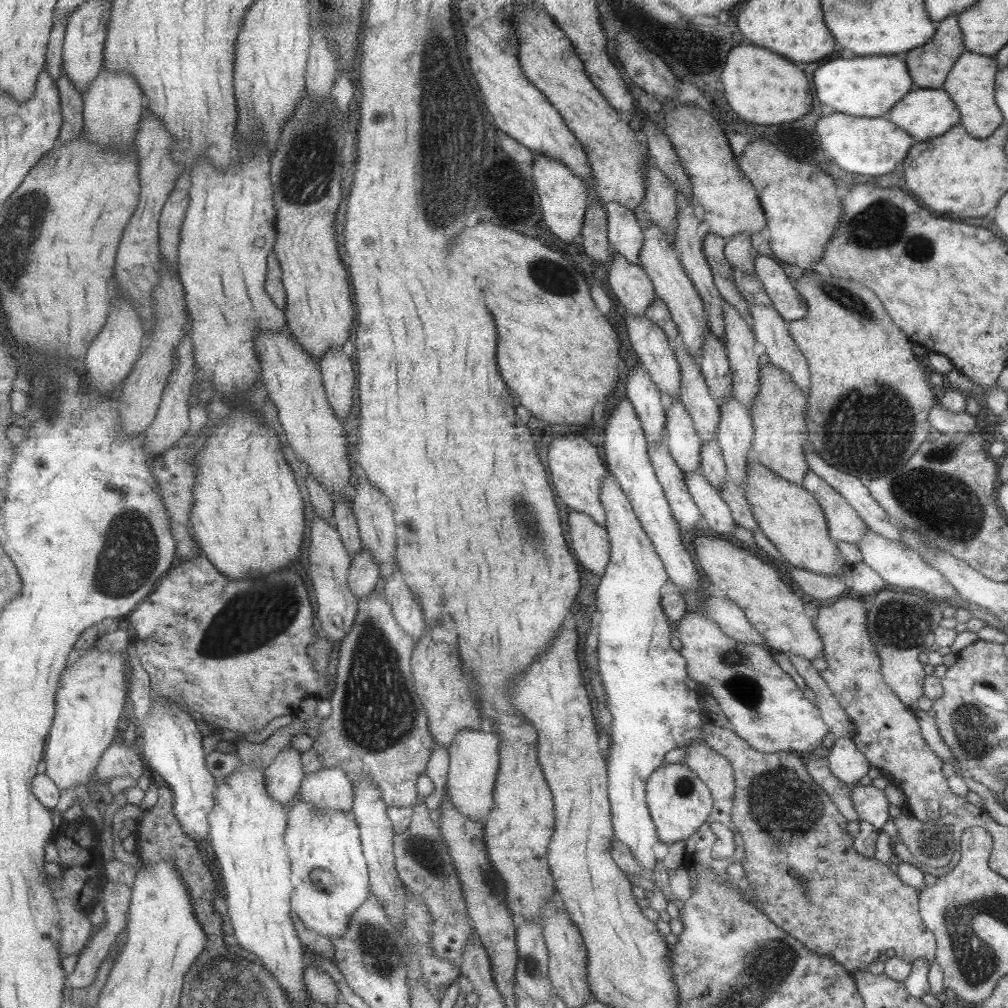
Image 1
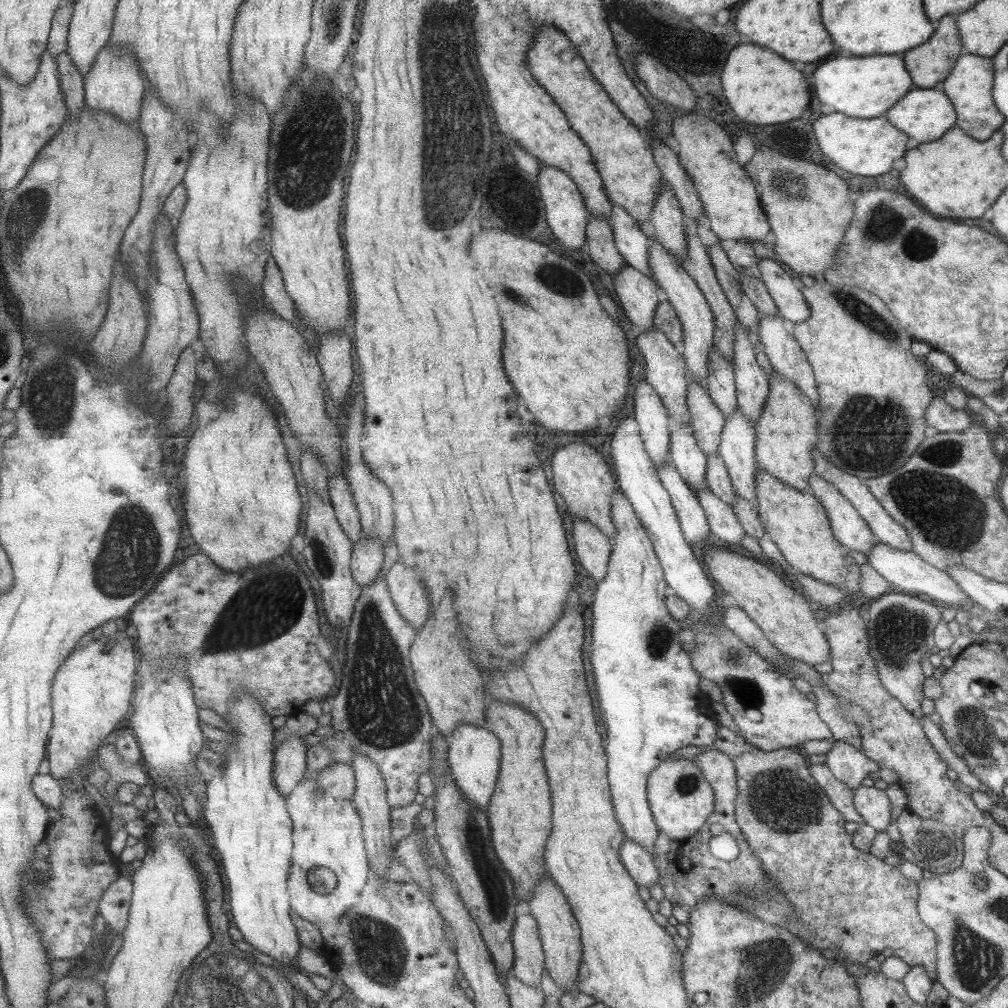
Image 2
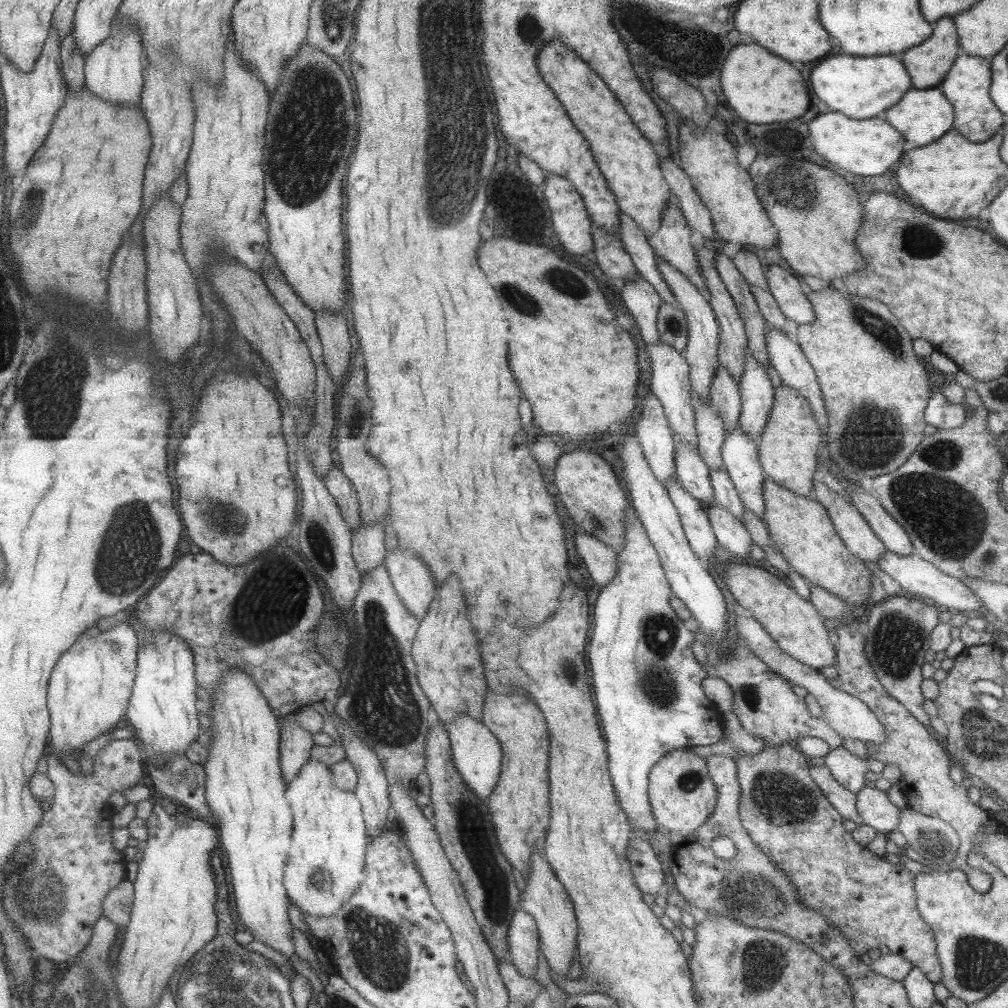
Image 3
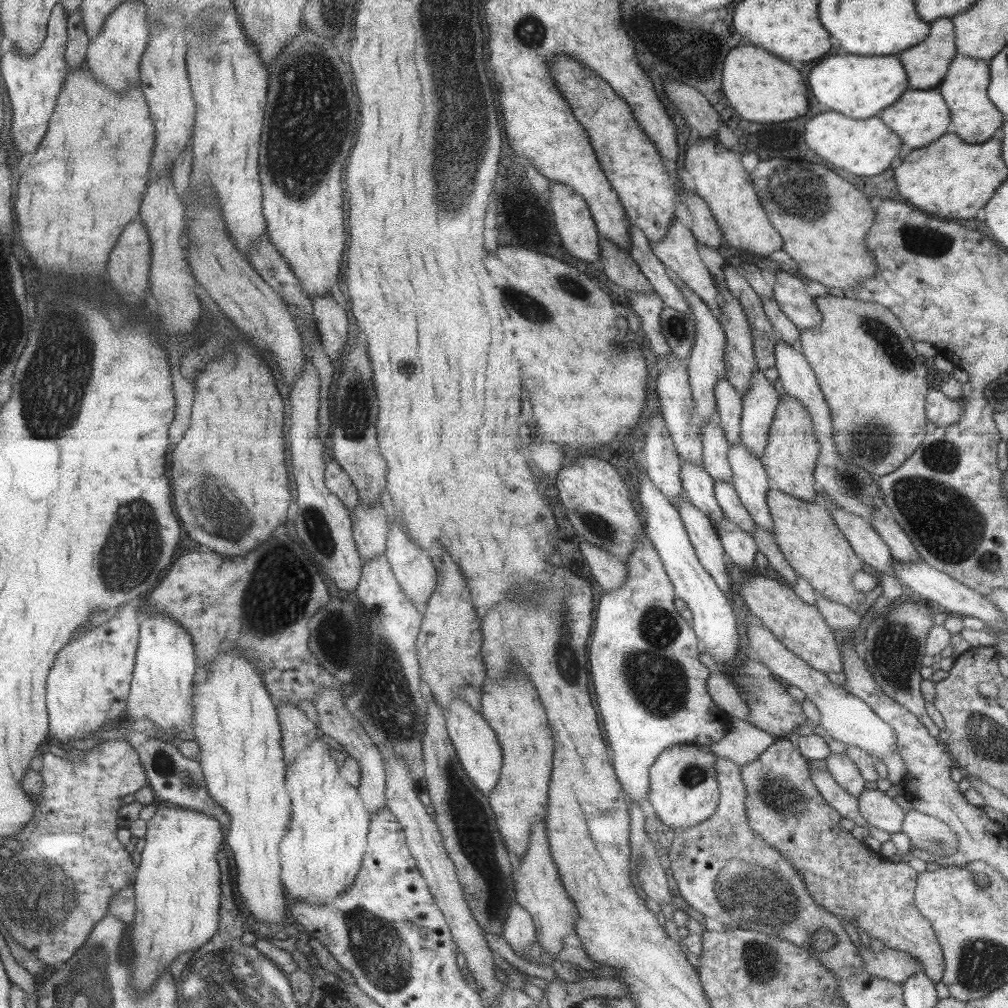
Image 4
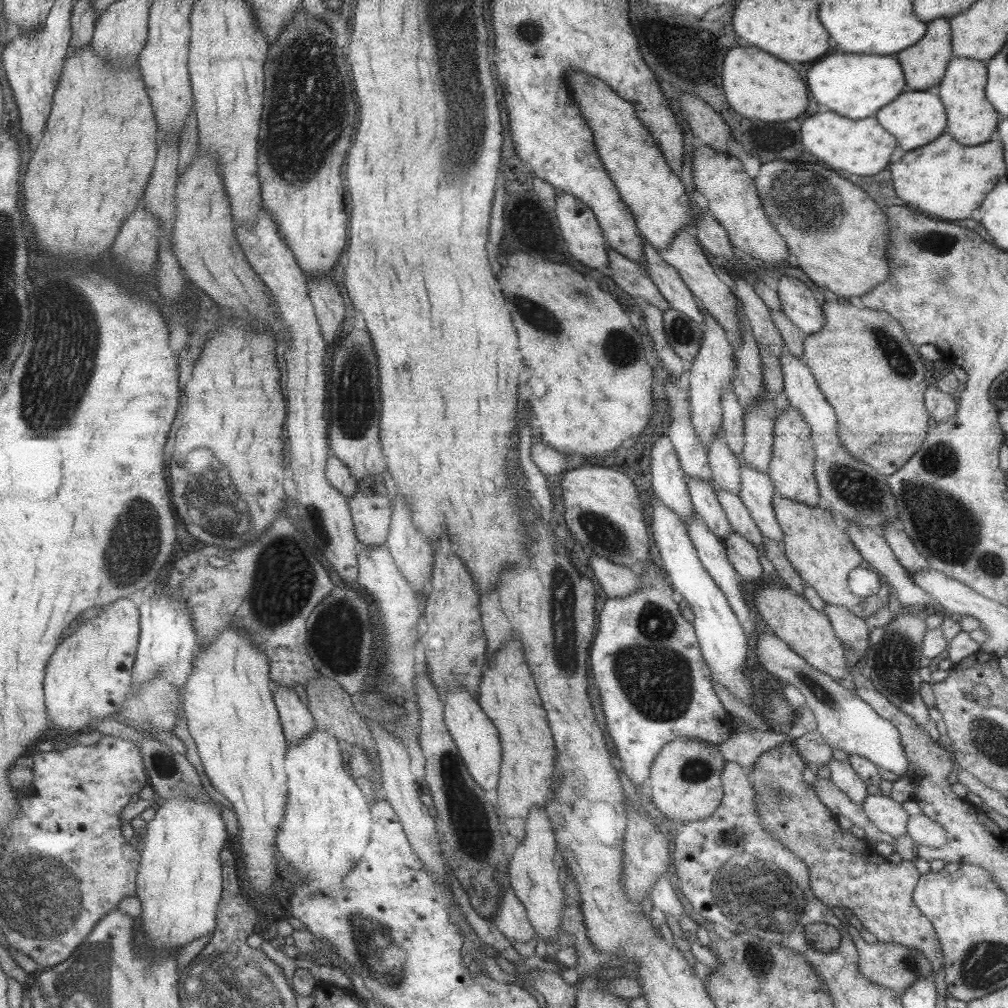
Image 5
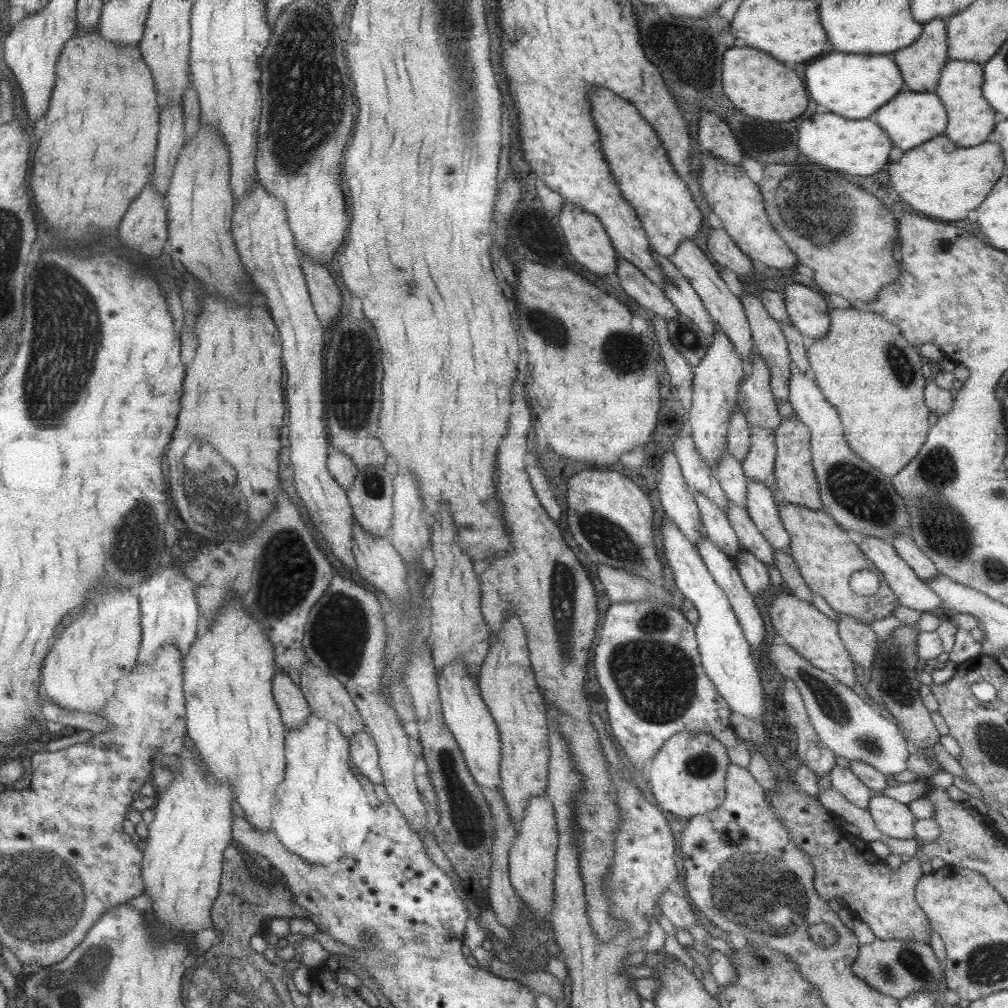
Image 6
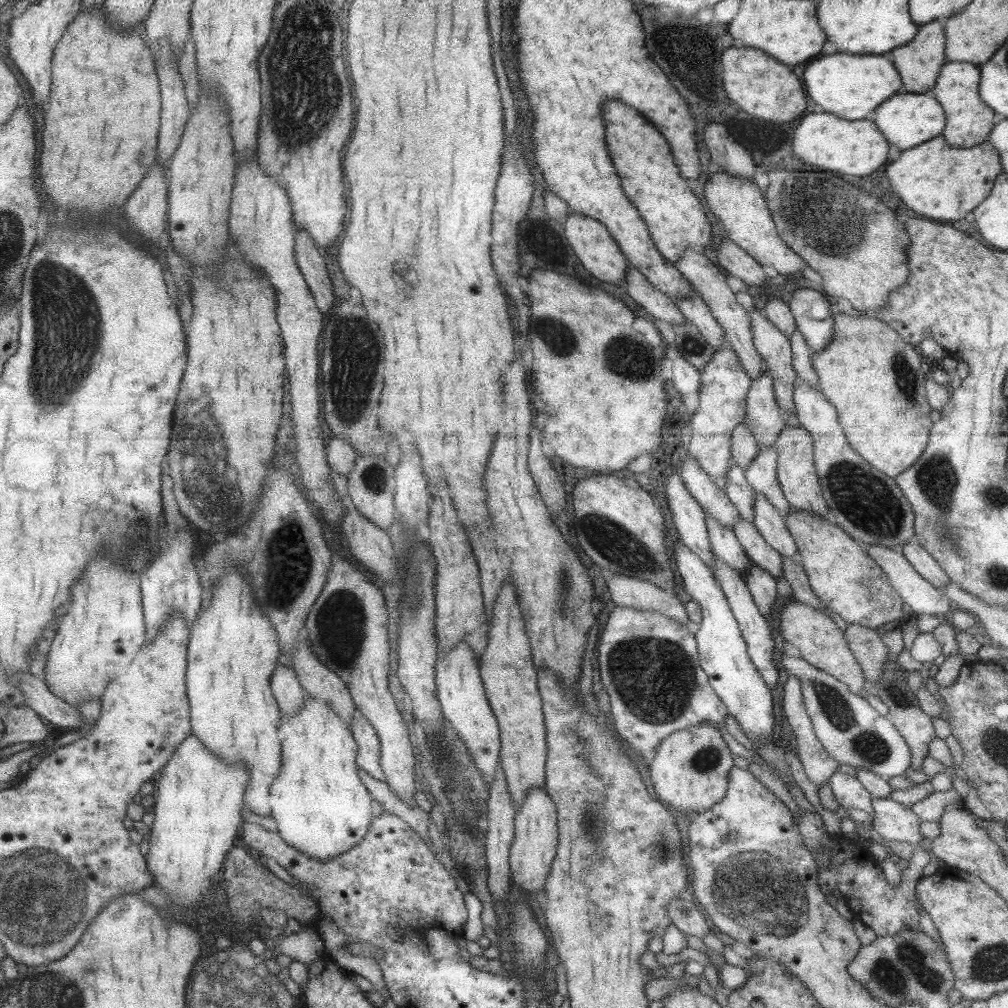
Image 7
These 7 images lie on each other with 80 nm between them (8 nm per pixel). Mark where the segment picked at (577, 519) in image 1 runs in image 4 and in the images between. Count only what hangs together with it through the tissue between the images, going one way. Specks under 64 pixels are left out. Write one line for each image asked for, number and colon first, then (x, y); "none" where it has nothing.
2: (592, 549)
3: (599, 559)
4: (609, 572)

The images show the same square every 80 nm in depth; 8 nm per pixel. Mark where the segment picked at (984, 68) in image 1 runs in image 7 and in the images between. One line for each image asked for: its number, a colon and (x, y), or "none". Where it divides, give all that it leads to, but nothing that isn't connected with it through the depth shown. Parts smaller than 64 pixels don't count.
2: (968, 86)
3: (966, 86)
4: (973, 118)
5: (971, 120)
6: (970, 120)
7: (968, 120)

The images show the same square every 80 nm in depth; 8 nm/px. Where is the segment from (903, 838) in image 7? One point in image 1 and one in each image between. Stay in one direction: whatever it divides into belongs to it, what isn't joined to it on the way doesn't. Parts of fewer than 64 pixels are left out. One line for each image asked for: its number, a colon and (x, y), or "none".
1: (870, 804)
2: (872, 804)
3: (874, 808)
4: (878, 809)
5: (887, 815)
6: (891, 818)

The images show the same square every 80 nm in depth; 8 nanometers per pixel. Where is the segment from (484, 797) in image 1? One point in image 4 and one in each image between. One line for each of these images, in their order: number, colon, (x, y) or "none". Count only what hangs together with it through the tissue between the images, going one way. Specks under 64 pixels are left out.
2: (473, 755)
3: (476, 753)
4: (476, 745)

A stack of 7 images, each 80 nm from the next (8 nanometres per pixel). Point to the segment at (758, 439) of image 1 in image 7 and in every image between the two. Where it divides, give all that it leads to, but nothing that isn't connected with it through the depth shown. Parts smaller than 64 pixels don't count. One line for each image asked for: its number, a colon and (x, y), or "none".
2: (785, 431)
3: (788, 447)
4: (791, 449)
5: (790, 467)
6: (794, 477)
7: (795, 471)

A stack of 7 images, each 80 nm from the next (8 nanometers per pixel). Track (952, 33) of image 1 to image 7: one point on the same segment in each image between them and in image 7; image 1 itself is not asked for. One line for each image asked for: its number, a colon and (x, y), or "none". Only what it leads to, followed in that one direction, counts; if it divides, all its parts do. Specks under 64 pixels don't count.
2: (927, 65)
3: (927, 65)
4: (926, 64)
5: (924, 64)
6: (920, 64)
7: (918, 63)

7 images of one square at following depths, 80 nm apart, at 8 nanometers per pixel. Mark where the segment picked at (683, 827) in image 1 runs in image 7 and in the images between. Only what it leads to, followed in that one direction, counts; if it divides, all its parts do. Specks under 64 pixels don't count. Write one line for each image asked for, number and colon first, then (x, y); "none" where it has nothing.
2: (680, 799)
3: (681, 795)
4: (682, 791)
5: (684, 778)
6: (686, 775)
7: (689, 772)

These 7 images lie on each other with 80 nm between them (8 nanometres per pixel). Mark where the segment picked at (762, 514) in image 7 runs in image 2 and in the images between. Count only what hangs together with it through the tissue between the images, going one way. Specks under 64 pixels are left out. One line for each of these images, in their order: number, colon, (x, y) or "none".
2: (736, 442)
3: (738, 451)
4: (749, 478)
5: (756, 490)
6: (759, 502)

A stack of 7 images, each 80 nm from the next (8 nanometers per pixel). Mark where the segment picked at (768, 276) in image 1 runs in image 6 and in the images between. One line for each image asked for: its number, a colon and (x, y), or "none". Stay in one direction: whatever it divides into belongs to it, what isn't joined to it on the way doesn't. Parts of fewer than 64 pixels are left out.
2: (783, 288)
3: (789, 293)
4: (797, 305)
5: (797, 302)
6: (806, 309)

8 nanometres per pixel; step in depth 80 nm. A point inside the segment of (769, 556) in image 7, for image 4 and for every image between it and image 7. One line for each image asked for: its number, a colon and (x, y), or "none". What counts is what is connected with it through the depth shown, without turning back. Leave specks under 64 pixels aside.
4: (728, 501)
5: (738, 517)
6: (749, 538)

